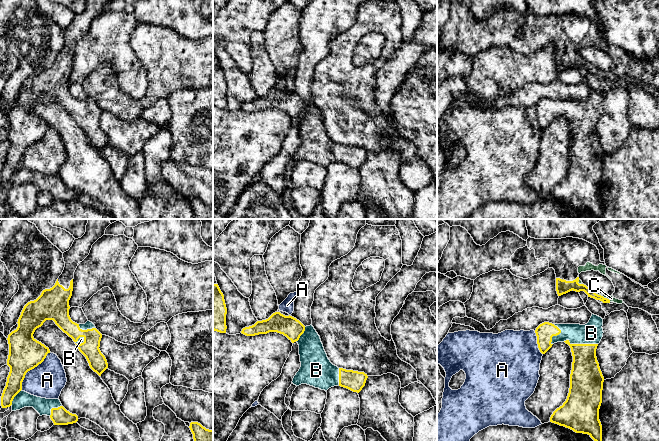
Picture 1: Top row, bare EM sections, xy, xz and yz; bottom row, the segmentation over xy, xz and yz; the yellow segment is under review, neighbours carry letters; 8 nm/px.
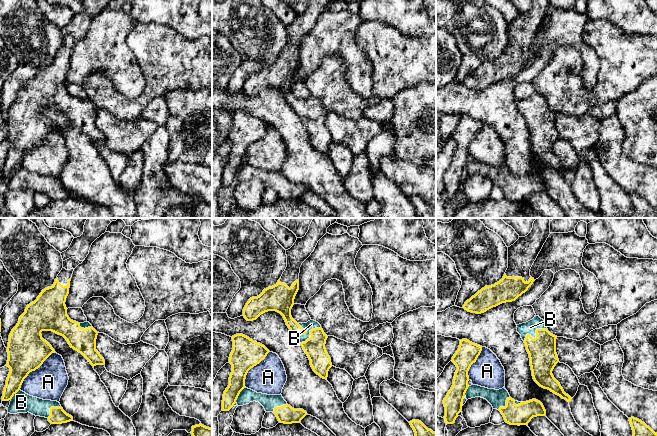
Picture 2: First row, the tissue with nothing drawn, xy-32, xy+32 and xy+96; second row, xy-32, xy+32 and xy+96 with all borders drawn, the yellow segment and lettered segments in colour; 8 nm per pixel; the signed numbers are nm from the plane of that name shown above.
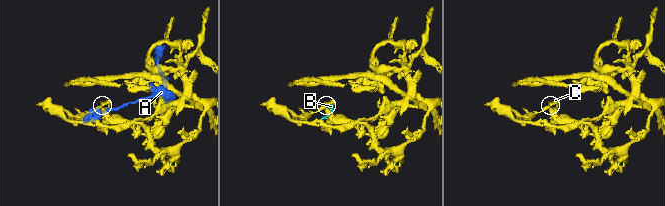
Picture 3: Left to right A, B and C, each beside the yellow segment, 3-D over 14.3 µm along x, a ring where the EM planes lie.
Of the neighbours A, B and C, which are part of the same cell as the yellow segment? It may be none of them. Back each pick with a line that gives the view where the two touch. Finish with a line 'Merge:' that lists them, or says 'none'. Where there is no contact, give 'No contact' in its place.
B: Touches yellow in yz
C: Touches yellow in yz
Merge: B, C

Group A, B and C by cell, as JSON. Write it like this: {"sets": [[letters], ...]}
{"sets": [["A"], ["B", "C"]]}

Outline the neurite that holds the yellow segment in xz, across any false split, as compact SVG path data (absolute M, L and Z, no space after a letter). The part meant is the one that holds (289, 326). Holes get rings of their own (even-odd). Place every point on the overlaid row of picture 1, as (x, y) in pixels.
M275 312L268 319L257 321L241 331L246 336L269 332L283 334L299 345L301 367L293 378L294 385L307 384L325 391L339 385L357 393L365 386L367 374L338 368L330 362L312 324L305 327L296 318Z

